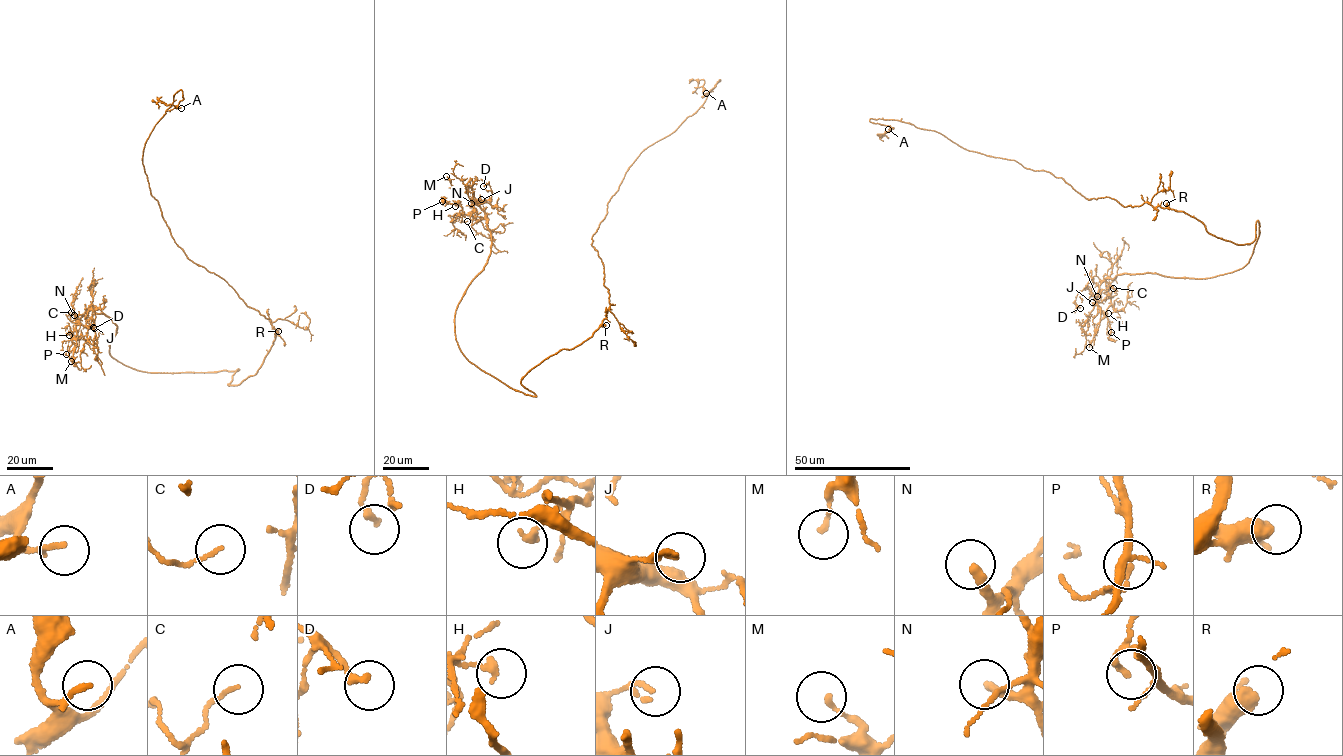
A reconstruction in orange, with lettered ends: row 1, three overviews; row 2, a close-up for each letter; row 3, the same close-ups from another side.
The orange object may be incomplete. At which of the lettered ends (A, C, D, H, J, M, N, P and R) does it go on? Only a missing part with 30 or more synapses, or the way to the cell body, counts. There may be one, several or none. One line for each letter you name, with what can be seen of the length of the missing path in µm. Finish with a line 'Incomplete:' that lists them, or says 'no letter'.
N: missing 50 µm
Incomplete: N

